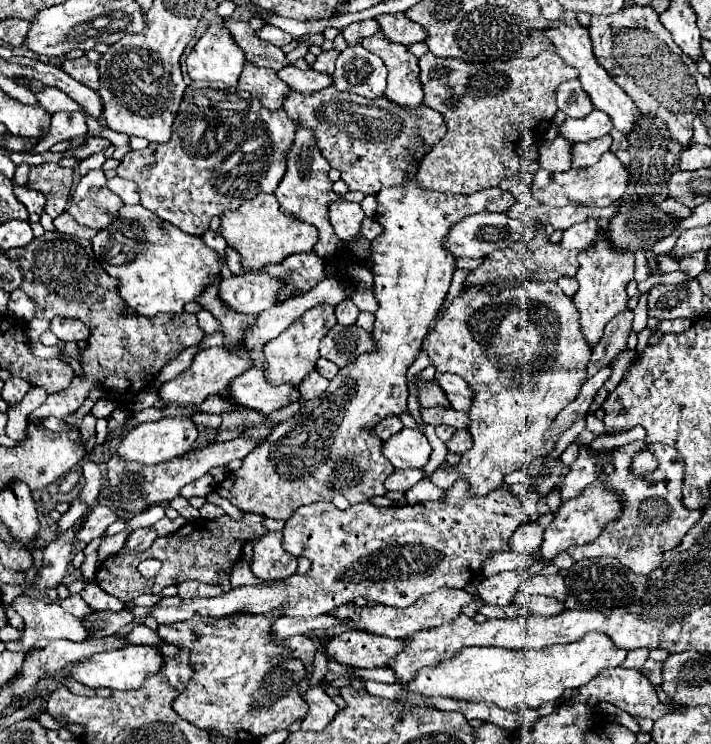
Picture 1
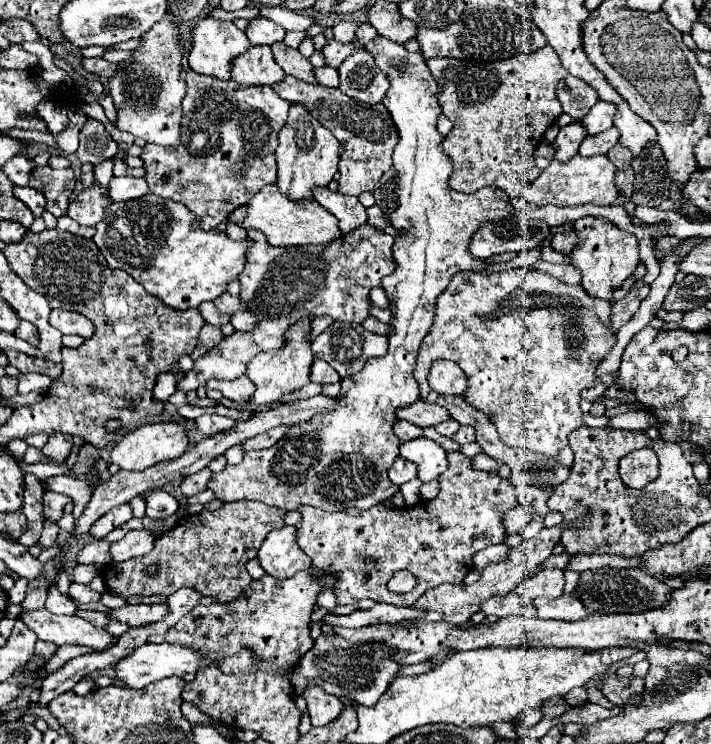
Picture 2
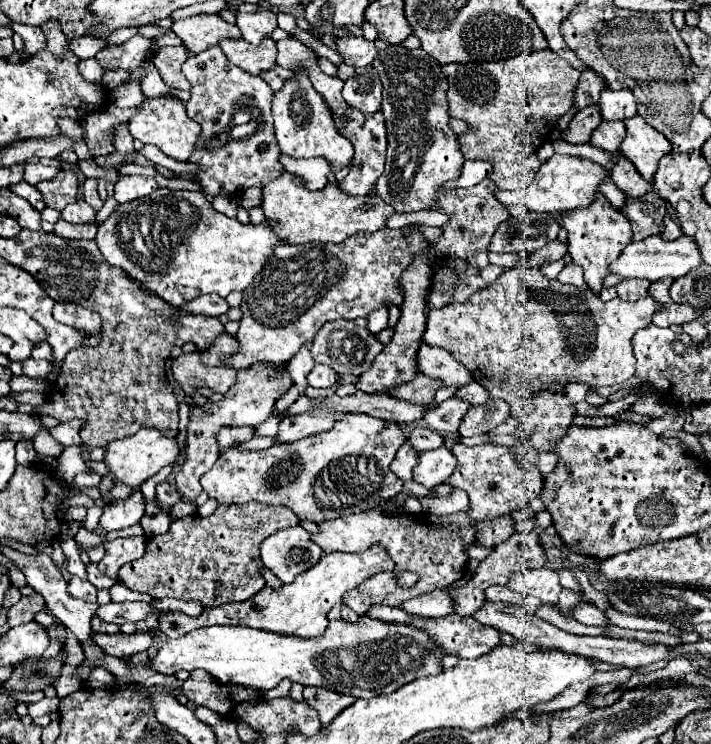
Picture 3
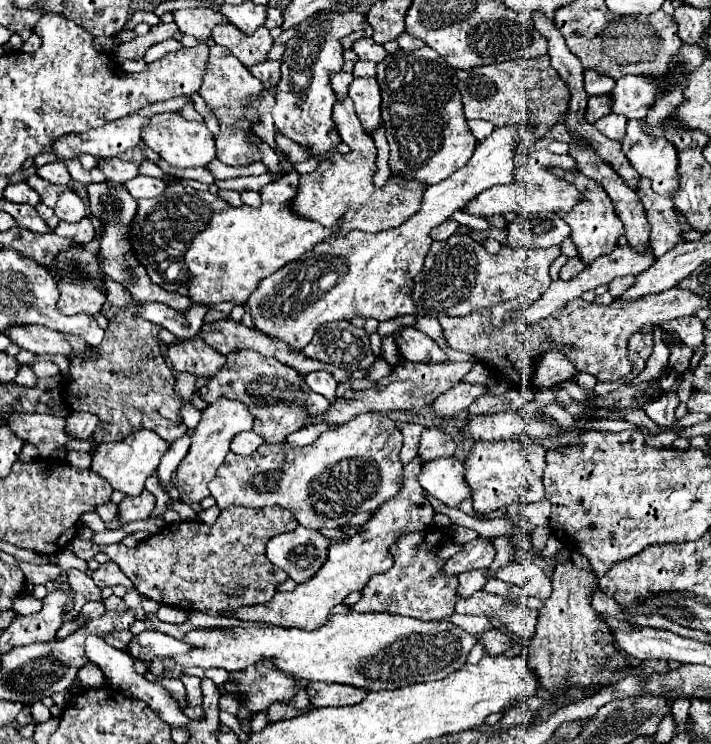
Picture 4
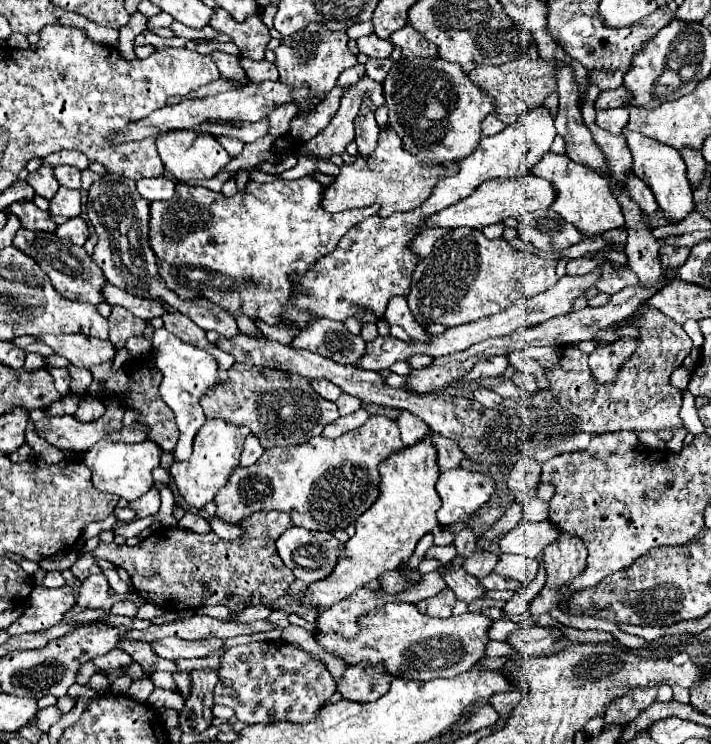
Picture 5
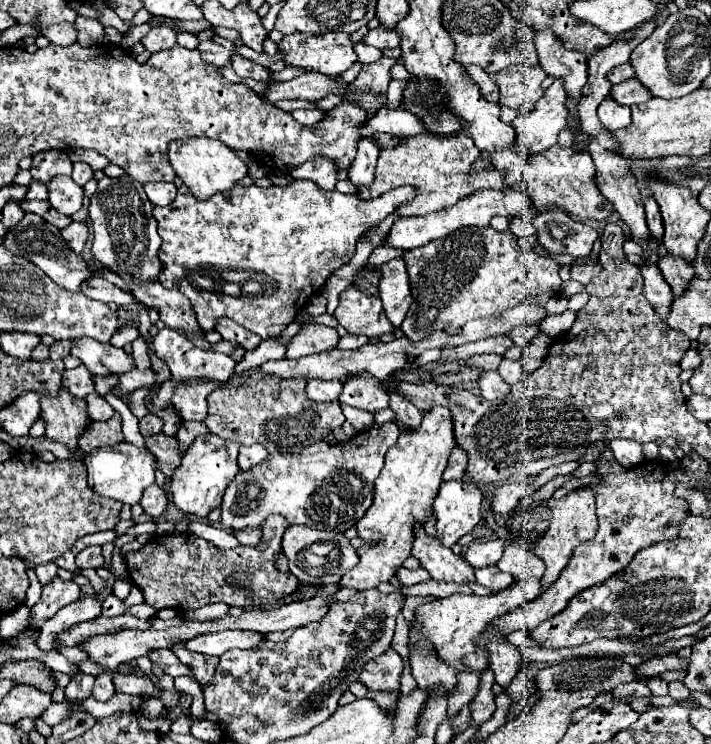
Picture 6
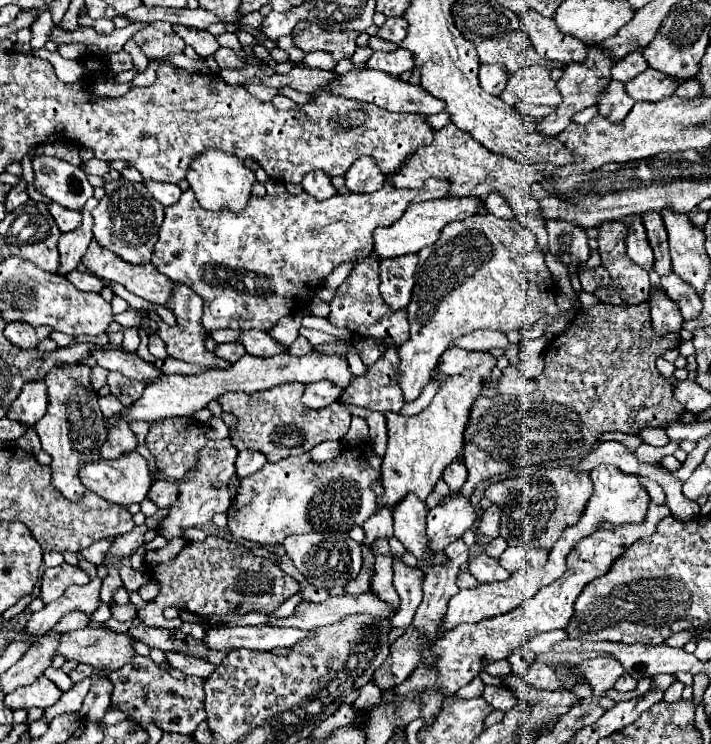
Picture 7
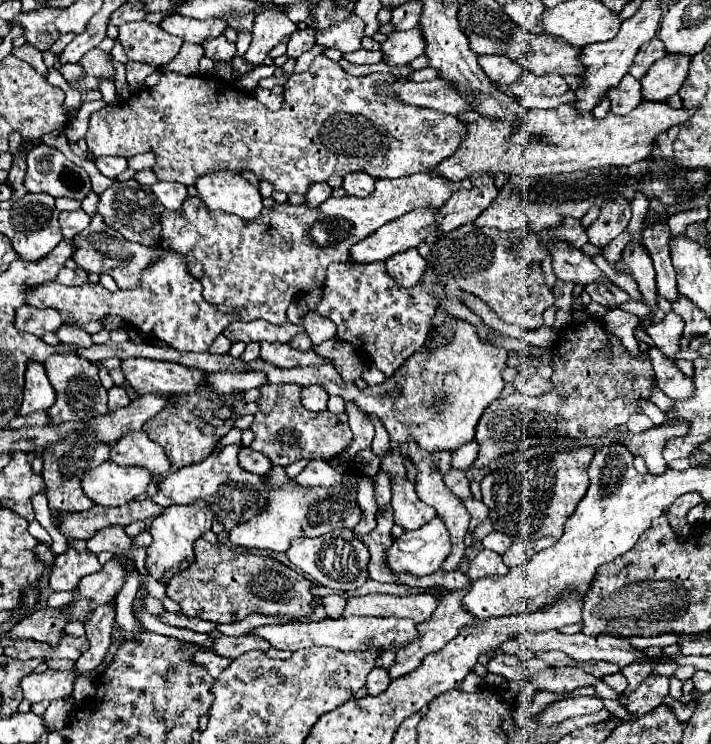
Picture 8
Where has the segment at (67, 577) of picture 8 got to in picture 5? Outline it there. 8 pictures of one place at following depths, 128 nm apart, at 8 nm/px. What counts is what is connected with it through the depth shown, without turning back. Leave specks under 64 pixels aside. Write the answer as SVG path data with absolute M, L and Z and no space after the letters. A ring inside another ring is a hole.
M34 586L28 600L30 606L24 610L24 614L6 628L10 636L24 632L42 632L50 626L56 626L64 620L66 612L76 604L70 586L62 586L62 588Z

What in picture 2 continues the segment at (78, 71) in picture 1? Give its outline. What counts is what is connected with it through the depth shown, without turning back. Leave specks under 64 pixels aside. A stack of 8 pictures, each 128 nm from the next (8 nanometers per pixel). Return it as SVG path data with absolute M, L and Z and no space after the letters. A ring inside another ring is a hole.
M84 58L82 62L82 68L94 76L98 76L100 80L108 80L114 72L116 72L116 64L110 64L102 58Z

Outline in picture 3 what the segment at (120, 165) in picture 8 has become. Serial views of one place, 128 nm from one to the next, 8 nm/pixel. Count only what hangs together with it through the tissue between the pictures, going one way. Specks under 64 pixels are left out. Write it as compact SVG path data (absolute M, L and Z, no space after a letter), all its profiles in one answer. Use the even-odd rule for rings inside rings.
M24 162L22 166L24 166L24 176L22 176L22 180L28 182L30 186L36 186L36 184L42 182L42 180L52 180L52 178L60 172L60 168L44 166L44 164L40 164L40 162L38 162L38 164Z

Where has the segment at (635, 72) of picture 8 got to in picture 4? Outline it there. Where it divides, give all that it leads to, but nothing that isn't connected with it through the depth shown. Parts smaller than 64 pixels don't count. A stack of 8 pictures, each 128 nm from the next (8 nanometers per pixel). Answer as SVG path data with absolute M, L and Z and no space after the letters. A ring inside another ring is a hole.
M584 70L584 90L588 96L604 96L612 90L614 80L598 74L596 70Z

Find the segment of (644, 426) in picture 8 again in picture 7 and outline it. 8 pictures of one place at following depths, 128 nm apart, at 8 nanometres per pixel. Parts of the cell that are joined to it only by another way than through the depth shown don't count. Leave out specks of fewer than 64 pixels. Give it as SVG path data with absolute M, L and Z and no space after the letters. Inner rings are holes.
M642 430L640 436L642 436L642 440L648 442L650 446L666 446L666 444L668 444L668 436L666 436L664 430L656 430L656 432L654 432L654 430L650 430L650 432L648 432L648 430Z

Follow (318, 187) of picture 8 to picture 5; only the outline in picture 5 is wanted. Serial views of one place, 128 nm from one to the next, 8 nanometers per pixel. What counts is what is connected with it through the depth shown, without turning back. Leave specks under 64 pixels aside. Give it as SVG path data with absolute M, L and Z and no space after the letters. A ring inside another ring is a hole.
M362 76L358 84L346 90L346 94L342 96L342 106L336 112L336 116L330 120L330 124L324 130L320 130L312 140L302 144L302 152L316 154L322 158L328 158L330 154L344 154L346 144L354 140L354 118L360 110L360 94L366 92L370 94L374 106L384 104L382 86ZM300 156L300 158L298 158L298 166L296 166L296 168L292 168L292 170L282 172L282 174L280 174L280 178L282 178L282 180L294 180L294 178L308 176L308 174L310 174L310 172L314 172L314 170L316 170L314 160L312 160L312 158L304 158L304 156Z

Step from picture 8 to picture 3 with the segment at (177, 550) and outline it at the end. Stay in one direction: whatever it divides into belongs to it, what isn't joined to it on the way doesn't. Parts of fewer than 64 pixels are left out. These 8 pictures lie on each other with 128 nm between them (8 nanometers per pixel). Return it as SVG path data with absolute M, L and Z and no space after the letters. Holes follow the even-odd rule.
M258 362L254 364L250 370L240 370L238 372L238 382L236 386L224 396L222 402L216 402L216 408L212 402L204 404L204 406L196 406L190 408L190 422L188 422L188 438L186 438L186 464L182 466L182 470L176 474L176 486L182 492L184 498L194 500L200 492L200 478L214 466L216 458L220 456L220 448L216 444L214 434L220 428L228 428L228 426L256 426L260 422L264 422L272 408L274 402L284 396L290 388L292 388L292 378L286 370L286 364L274 364L274 362Z

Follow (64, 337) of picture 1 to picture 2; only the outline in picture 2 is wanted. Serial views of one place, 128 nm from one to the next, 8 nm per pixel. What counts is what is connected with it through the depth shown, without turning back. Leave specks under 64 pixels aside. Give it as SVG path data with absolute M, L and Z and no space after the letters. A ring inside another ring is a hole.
M52 310L50 312L50 324L60 330L62 334L78 334L82 338L90 338L94 334L94 326L88 318L84 318L78 312L70 310Z

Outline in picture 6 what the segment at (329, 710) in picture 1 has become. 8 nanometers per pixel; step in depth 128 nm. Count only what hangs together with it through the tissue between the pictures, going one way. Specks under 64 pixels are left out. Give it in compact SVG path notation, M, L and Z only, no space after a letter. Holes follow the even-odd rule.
M388 648L382 656L364 664L364 668L360 672L360 682L368 690L394 692L394 690L400 690L402 668L404 668L404 662L402 662L400 654L392 648Z

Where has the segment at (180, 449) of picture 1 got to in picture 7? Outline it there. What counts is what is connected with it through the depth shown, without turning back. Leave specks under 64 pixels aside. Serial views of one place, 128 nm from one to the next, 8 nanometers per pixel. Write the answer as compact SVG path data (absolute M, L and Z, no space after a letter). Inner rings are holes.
M136 450L126 452L126 454L122 454L120 458L114 458L114 460L104 460L102 458L98 462L90 462L80 470L80 478L82 478L82 484L88 490L92 490L92 492L100 494L104 500L108 500L112 504L120 504L120 506L140 504L146 498L148 488L152 486L152 476L150 476L150 470L148 470L148 462Z

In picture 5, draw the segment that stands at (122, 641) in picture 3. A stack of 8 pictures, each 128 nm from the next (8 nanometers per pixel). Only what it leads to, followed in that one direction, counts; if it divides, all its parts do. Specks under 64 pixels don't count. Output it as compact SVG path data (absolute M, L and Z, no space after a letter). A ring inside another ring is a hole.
M164 638L164 640L154 640L150 642L152 652L160 658L166 660L176 660L176 658L206 658L208 654L216 652L224 642L218 638L208 638L208 640L182 640L182 638Z

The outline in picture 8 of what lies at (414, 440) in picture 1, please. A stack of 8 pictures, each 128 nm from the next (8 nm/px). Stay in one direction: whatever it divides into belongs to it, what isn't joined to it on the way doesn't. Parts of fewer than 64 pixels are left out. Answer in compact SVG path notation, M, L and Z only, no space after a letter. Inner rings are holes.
M434 518L432 522L424 524L416 532L406 532L394 540L392 548L388 550L388 566L394 572L412 572L416 576L426 576L440 570L440 564L450 554L450 532L442 518Z

